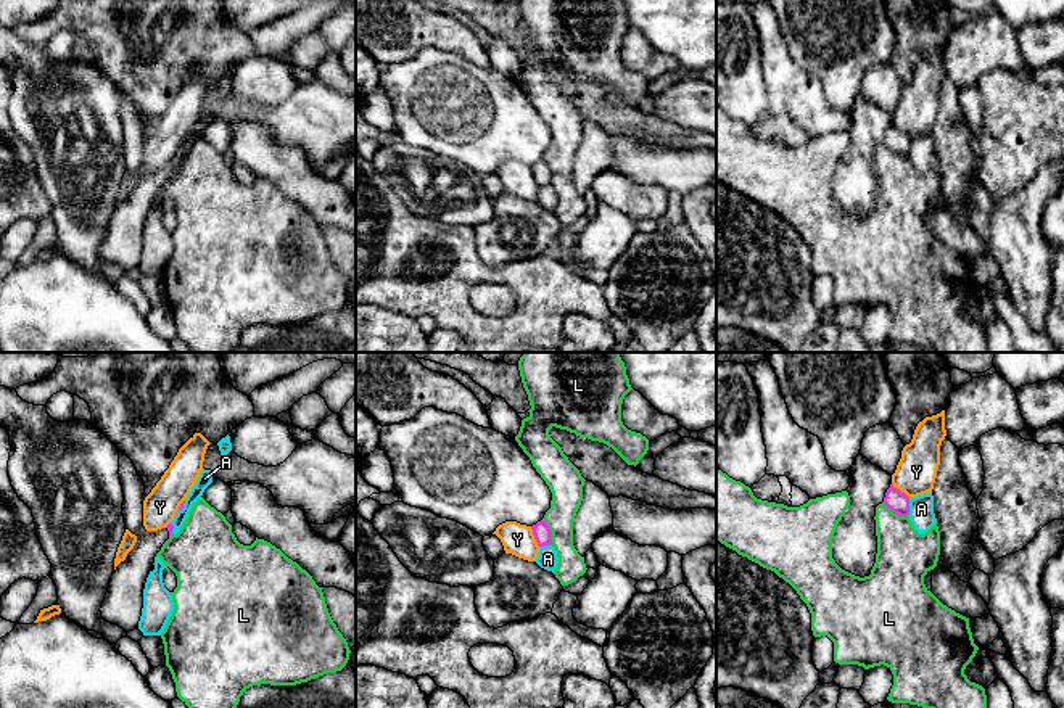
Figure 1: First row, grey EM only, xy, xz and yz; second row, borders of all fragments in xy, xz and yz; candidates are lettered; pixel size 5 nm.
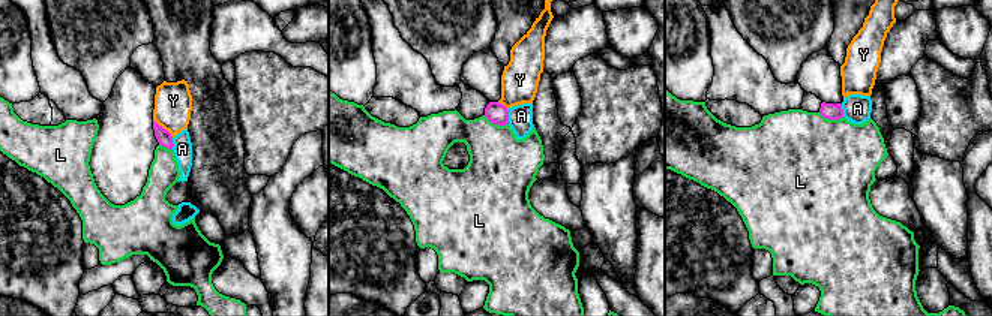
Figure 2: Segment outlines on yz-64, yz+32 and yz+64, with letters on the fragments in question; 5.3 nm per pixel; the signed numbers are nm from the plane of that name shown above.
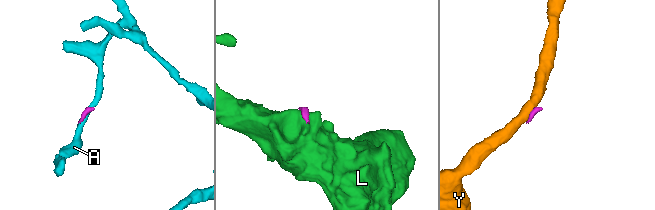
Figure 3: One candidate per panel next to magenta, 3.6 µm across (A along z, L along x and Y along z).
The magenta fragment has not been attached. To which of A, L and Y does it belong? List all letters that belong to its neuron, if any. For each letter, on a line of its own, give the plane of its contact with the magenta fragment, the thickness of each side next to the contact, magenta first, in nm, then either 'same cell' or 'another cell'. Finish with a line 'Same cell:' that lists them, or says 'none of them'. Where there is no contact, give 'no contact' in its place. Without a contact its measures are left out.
A: meets magenta in yz; 110 nm thick on the magenta side, 130 nm on the other; another cell
L: meets magenta in xz; 90 nm thick on the magenta side, 160 nm on the other; another cell
Y: meets magenta in xz; 90 nm thick on the magenta side, 160 nm on the other; another cell
Same cell: none of them

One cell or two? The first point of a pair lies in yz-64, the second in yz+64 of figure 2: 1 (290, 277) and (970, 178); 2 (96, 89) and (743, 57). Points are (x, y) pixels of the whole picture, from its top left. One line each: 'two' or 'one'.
1: two
2: two

